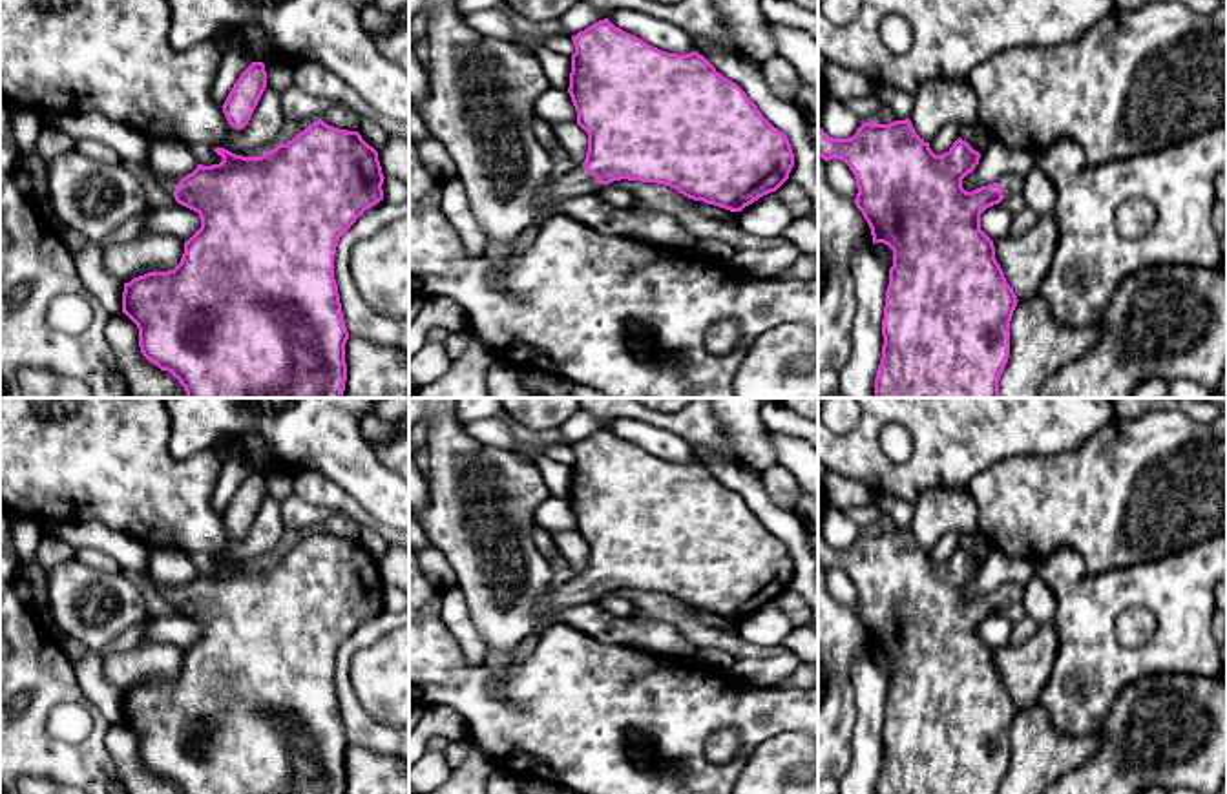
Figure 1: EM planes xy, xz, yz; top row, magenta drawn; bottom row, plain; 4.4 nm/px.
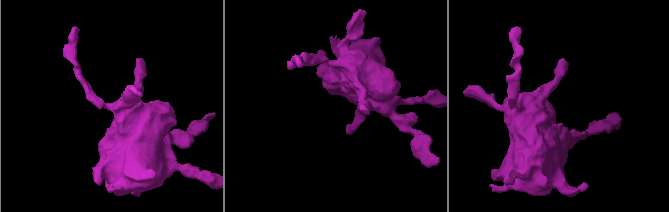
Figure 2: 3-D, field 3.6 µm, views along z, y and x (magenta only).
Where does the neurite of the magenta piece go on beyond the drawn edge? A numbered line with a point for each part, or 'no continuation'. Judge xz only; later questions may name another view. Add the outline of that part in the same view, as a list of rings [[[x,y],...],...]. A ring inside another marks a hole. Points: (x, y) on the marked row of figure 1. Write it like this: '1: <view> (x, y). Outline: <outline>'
1: xz (576, 183). Outline: [[[573,166],[570,173],[561,179],[551,179],[537,195],[535,204],[539,208],[537,219],[524,228],[515,241],[506,248],[504,256],[508,261],[517,261],[524,250],[535,241],[542,221],[550,215],[550,208],[559,201],[588,195],[597,192],[597,179],[588,173],[582,166]]]

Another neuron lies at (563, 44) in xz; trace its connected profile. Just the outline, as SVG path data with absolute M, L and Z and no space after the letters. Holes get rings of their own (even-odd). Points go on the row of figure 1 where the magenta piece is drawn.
M551 35L544 40L544 46L550 47L551 51L562 55L562 57L572 57L575 53L575 46L570 35Z

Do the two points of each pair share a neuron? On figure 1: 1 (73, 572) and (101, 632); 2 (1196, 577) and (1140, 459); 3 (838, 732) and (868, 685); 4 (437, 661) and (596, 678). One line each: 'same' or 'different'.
1: same
2: different
3: different
4: same

